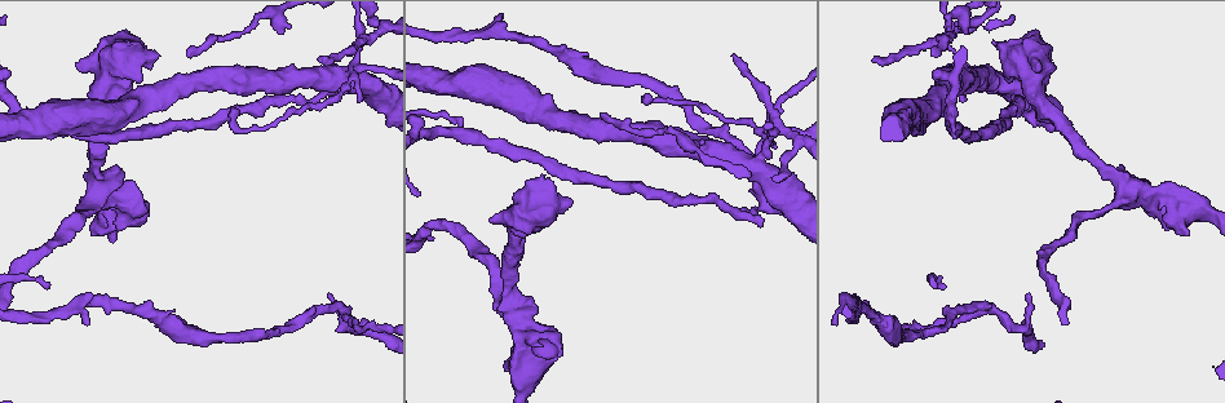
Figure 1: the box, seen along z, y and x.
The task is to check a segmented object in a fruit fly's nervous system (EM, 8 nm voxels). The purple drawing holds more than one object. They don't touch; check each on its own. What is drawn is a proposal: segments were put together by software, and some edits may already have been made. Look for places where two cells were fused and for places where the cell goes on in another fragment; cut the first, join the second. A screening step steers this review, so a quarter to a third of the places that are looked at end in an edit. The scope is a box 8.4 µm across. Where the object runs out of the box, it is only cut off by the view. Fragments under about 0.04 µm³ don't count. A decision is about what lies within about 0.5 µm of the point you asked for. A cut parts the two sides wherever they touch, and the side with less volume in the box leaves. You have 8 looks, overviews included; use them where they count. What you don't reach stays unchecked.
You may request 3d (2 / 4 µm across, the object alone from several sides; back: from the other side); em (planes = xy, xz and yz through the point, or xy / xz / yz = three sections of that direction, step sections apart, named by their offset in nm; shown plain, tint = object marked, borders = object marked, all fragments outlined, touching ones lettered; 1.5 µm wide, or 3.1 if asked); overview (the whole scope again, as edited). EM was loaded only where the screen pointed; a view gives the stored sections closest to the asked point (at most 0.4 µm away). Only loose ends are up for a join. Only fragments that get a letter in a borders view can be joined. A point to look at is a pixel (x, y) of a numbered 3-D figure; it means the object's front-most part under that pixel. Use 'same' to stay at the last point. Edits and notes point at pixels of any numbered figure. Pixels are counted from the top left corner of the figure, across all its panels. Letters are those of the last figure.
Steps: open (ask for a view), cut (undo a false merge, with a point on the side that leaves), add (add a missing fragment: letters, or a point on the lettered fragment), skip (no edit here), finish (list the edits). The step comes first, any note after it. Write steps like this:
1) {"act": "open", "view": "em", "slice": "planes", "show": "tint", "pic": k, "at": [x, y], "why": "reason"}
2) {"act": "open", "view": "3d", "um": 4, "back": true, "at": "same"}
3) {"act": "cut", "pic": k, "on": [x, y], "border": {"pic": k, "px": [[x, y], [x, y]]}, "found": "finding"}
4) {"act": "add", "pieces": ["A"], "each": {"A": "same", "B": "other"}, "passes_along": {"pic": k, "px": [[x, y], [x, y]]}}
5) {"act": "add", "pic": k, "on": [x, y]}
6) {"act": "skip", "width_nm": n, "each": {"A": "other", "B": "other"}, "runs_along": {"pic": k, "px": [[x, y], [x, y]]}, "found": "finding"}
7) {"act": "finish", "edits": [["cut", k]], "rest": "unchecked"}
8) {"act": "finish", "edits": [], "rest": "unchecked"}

{"act": "open", "view": "3d", "um": 2, "pic": 1, "at": [775, 127], "why": "abrupt turn"}

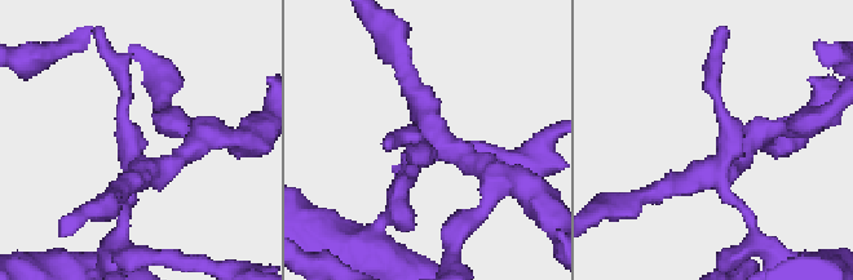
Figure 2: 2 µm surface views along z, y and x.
{"act": "open", "view": "em", "slice": "yz", "step": 4, "show": "borders", "pic": 2, "at": [429, 141]}

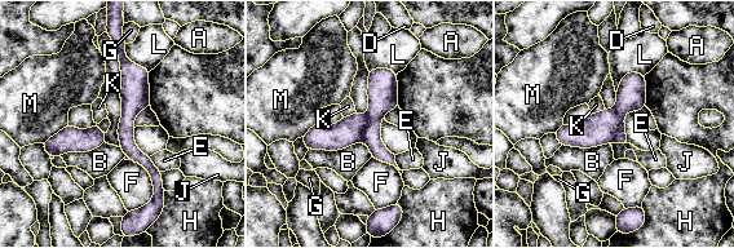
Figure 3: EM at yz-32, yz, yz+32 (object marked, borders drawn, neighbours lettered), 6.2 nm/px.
{"act": "open", "view": "em", "slice": "planes", "show": "borders", "at": "same"}

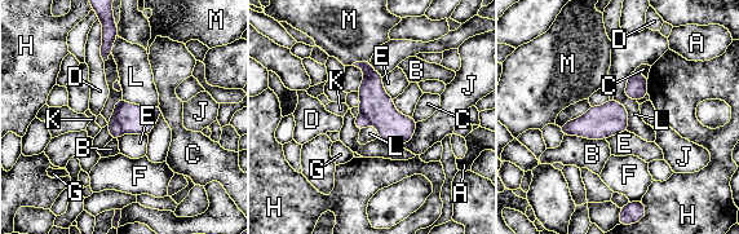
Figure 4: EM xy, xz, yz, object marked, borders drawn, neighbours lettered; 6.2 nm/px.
{"act": "cut", "pic": 4, "on": [133, 119], "longest_contact_nm": ["B", 260], "each": {"A": "other", "B": "other", "C": "other", "D": "other", "E": "other", "F": "other", "G": "other", "H": "other", "J": "other", "K": "other", "L": "other", "M": "other"}, "found": "a second cell is stuck on"}

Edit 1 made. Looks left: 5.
{"act": "open", "view": "overview"}

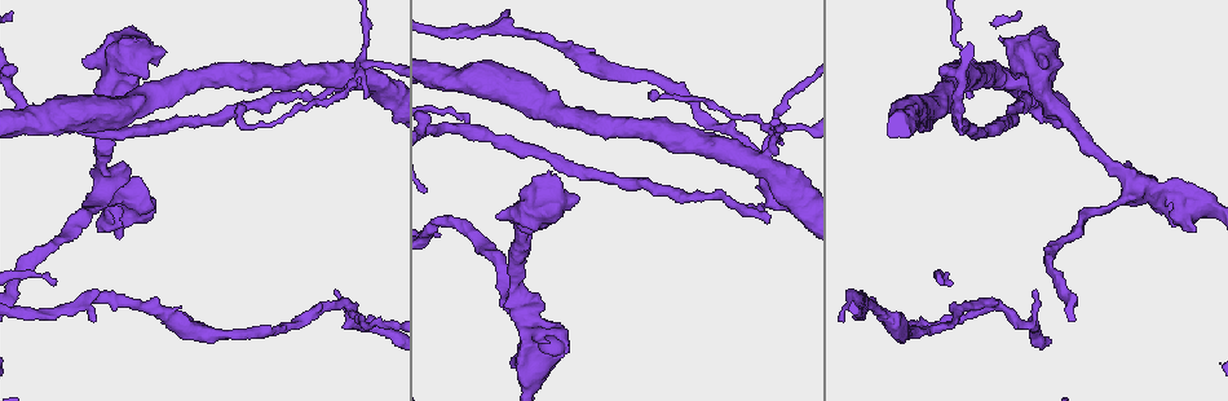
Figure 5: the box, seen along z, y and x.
{"act": "open", "view": "3d", "um": 4, "pic": 5, "at": [240, 106], "why": "long arm stops here"}

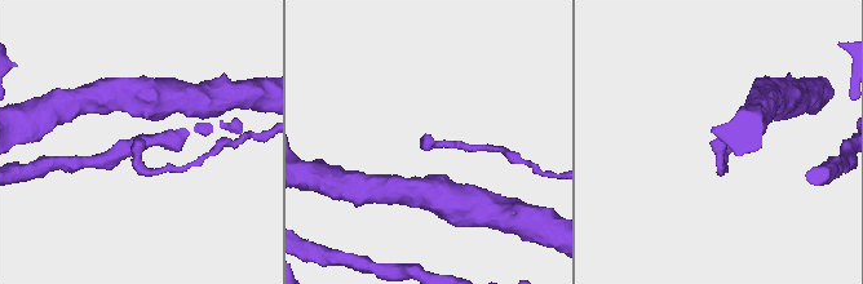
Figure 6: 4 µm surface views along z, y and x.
{"act": "open", "view": "em", "slice": "xy", "step": 8, "show": "tint", "pic": 6, "at": [427, 136], "why": "shape alone is not enough"}

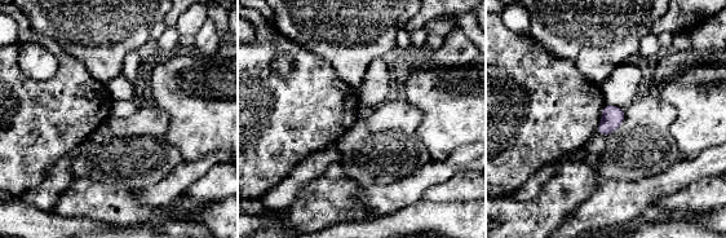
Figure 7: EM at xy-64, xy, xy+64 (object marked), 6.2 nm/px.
{"act": "open", "view": "em", "slice": "xy", "step": 8, "show": "borders", "at": "same", "why": "what lies round it"}

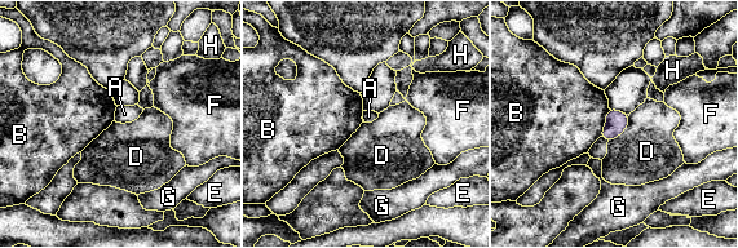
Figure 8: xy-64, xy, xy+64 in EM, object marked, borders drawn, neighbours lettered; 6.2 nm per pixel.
{"act": "skip", "each": {"A": "other", "B": "other", "D": "other", "E": "other", "F": "other", "G": "other", "H": "other"}, "border": {"pic": 8, "px": [[630, 115], [627, 127], [608, 142]]}, "found": "none of them fits"}

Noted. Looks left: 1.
{"act": "finish", "edits": [["cut", 4]], "rest": "unchecked"}

